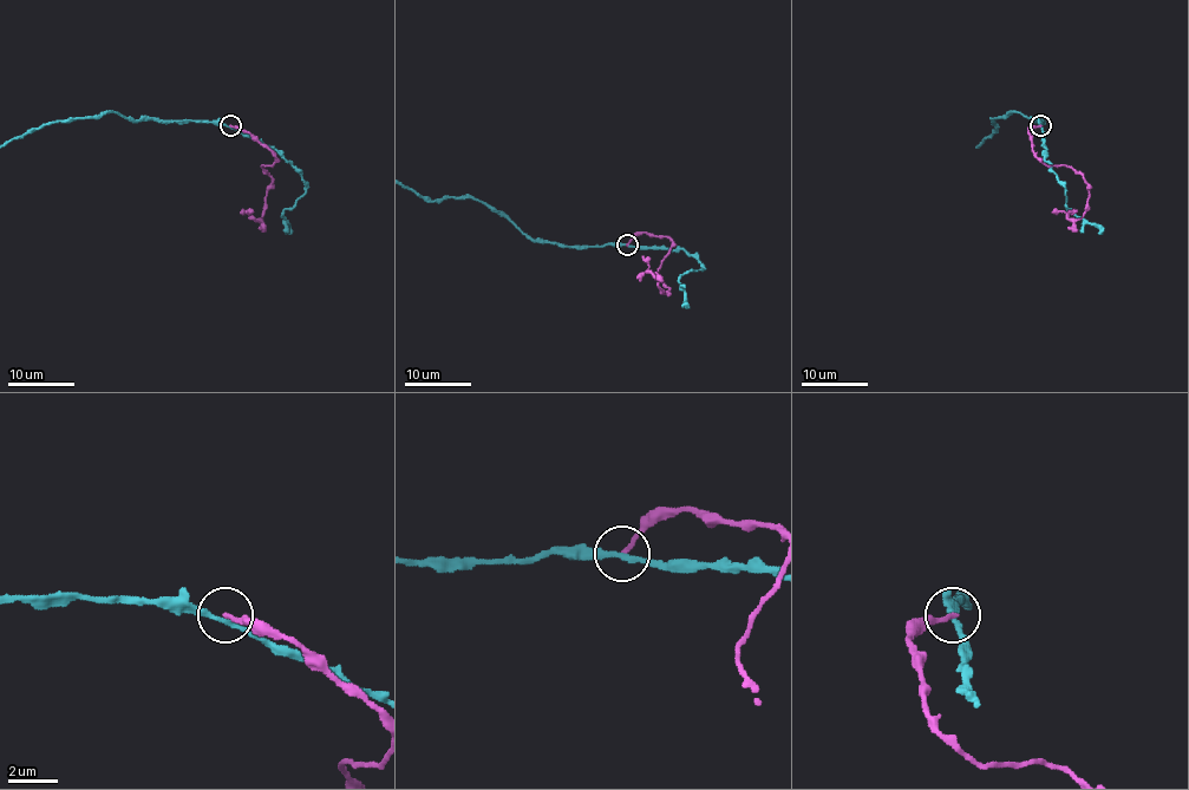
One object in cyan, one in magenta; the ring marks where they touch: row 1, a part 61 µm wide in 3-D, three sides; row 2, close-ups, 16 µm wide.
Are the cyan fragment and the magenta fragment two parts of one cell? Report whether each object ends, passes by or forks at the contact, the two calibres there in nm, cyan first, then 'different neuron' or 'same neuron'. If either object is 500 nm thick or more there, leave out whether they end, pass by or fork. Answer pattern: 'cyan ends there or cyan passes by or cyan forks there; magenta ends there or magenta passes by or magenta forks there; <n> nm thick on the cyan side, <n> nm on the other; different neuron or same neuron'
cyan passes by; magenta ends there; 200 nm thick on the cyan side, 190 nm on the other; different neuron

